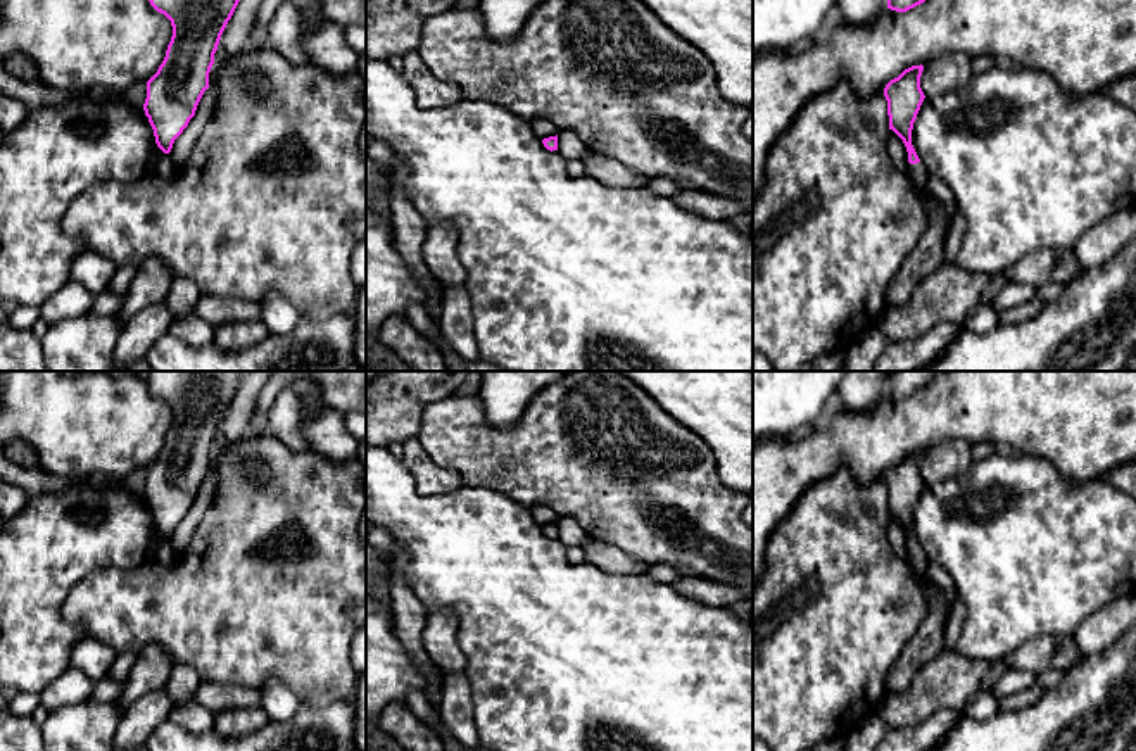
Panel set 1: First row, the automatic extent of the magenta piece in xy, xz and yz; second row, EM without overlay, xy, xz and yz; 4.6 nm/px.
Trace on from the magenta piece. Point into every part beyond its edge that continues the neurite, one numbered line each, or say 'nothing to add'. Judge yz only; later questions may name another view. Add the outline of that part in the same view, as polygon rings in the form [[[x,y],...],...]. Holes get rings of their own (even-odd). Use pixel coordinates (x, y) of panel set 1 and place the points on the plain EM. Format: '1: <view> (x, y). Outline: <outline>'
1: yz (917, 558). Outline: [[[922,549],[910,551],[910,565],[913,573],[917,573],[920,578],[927,577],[927,558]]]

